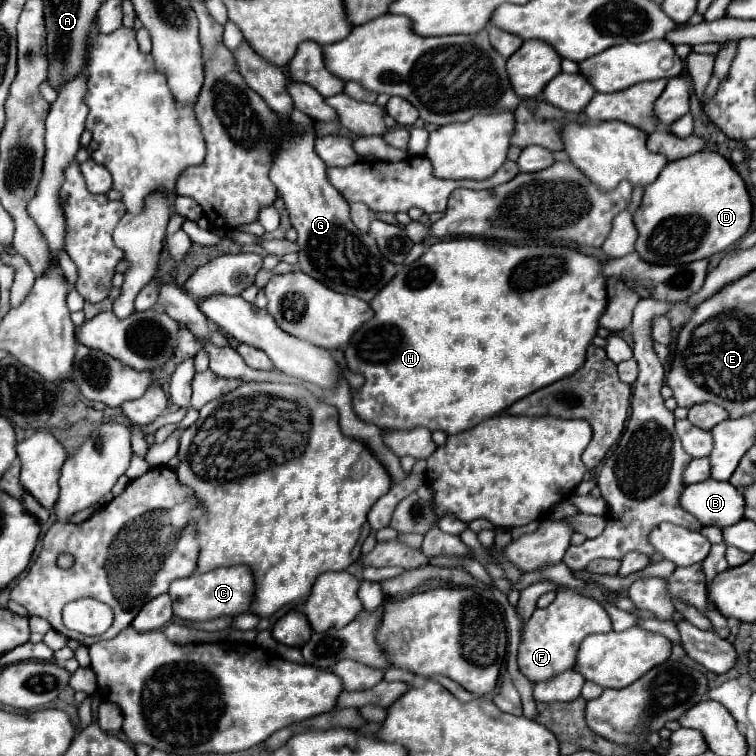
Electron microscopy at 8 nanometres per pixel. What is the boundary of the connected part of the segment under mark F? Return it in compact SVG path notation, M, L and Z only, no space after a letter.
M561 590L547 608L537 608L523 628L517 664L519 672L533 684L555 678L559 672L573 668L575 654L585 636L597 632L611 632L611 618L605 608L593 600L577 594L575 590Z

